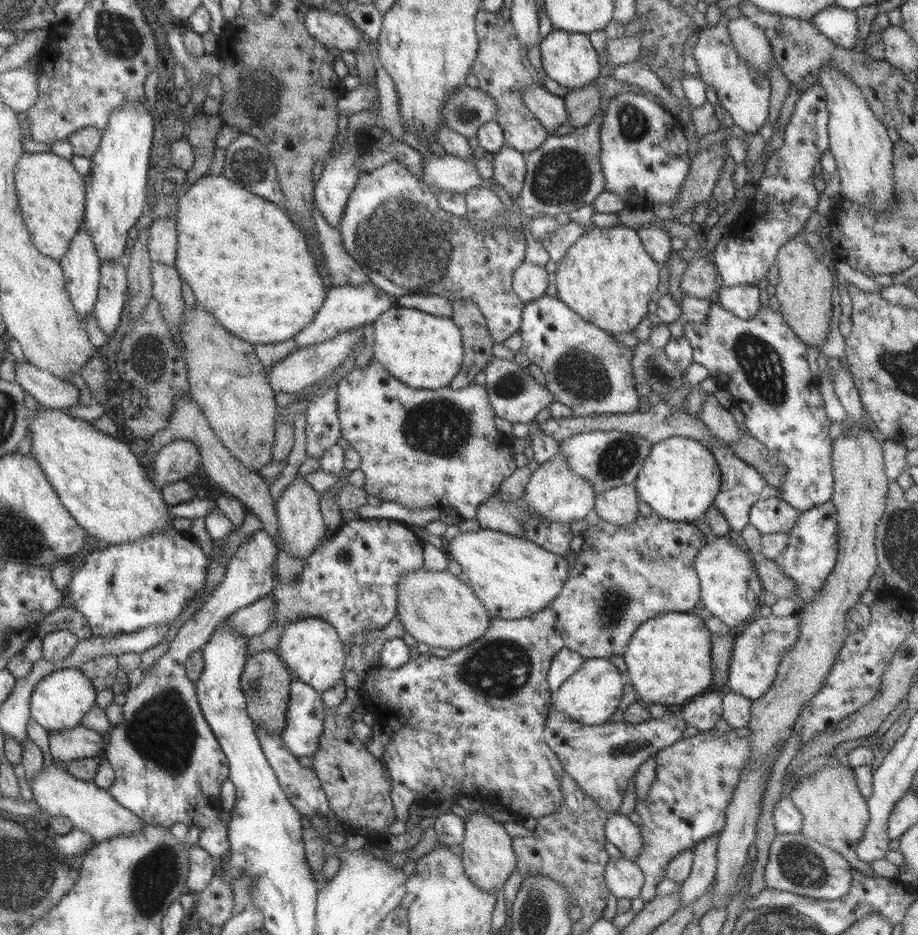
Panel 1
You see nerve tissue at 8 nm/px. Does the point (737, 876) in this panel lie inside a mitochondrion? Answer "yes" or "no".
no

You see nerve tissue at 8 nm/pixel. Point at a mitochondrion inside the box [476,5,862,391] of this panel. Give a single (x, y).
(562, 177)

